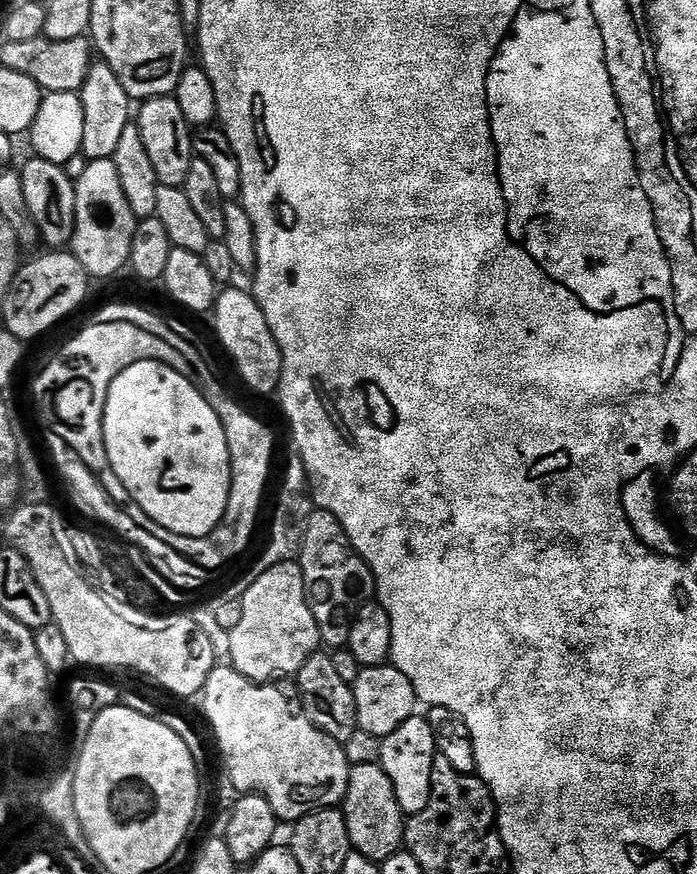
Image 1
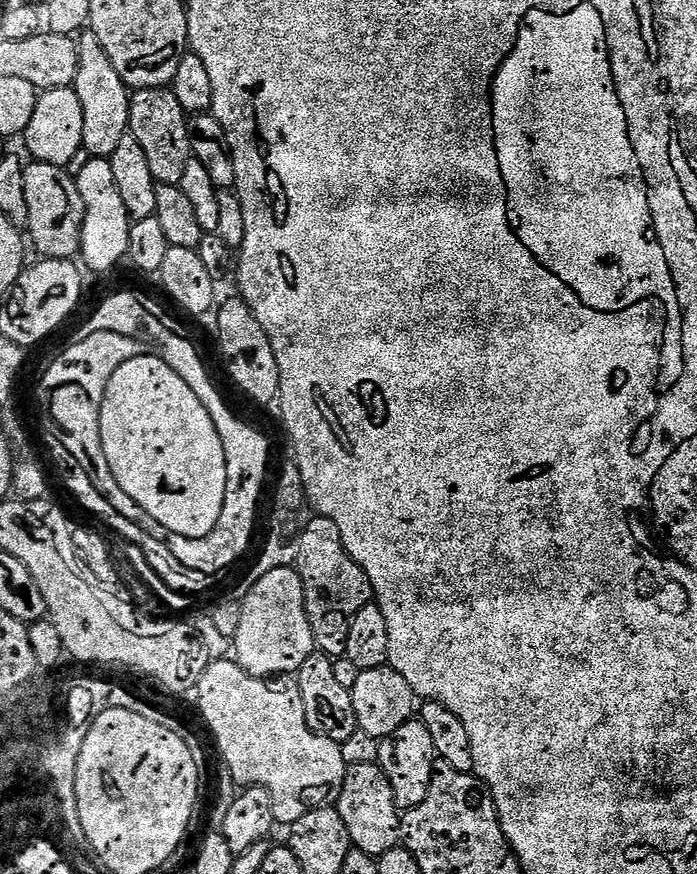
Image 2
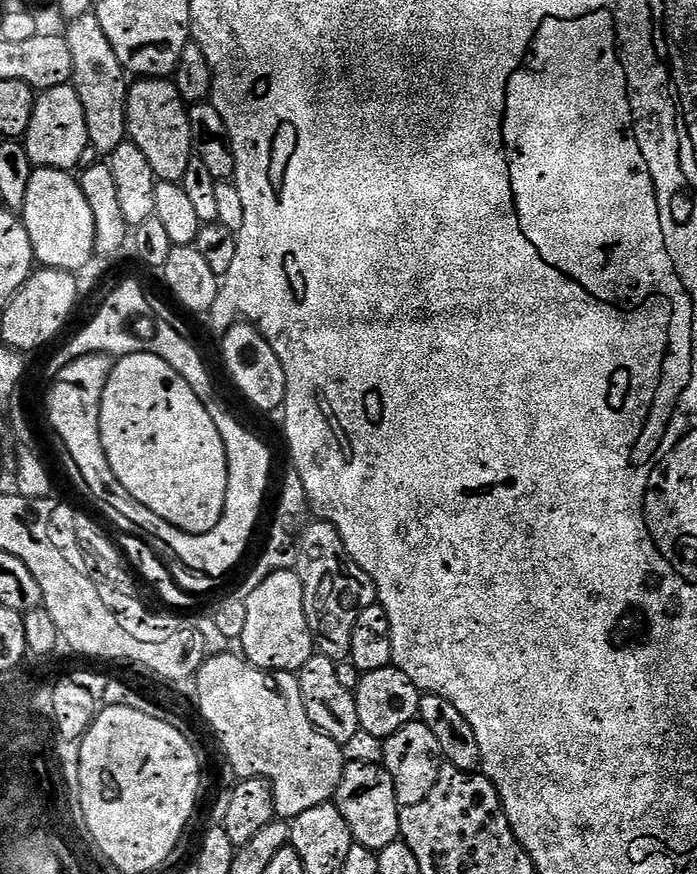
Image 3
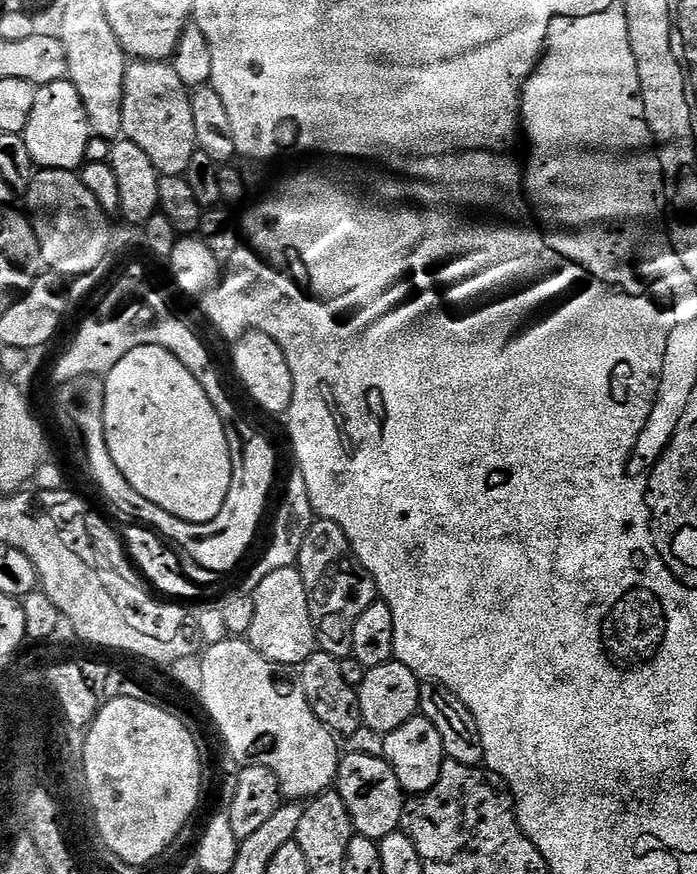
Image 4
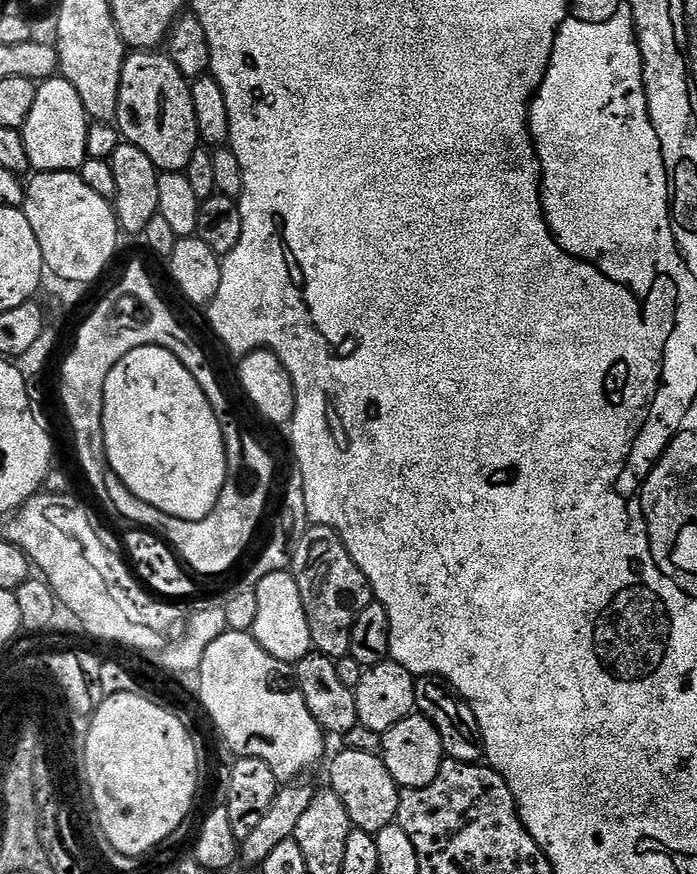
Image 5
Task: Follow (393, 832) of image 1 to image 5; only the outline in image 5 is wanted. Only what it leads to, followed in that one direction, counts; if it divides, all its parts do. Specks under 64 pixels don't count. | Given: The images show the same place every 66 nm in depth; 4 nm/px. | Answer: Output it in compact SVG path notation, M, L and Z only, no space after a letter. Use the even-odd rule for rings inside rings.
M345 747L332 760L328 772L332 775L331 791L342 798L346 814L350 814L353 828L361 828L370 833L386 830L386 826L396 823L401 787L394 782L390 770L386 770L384 757L366 754L365 751Z

